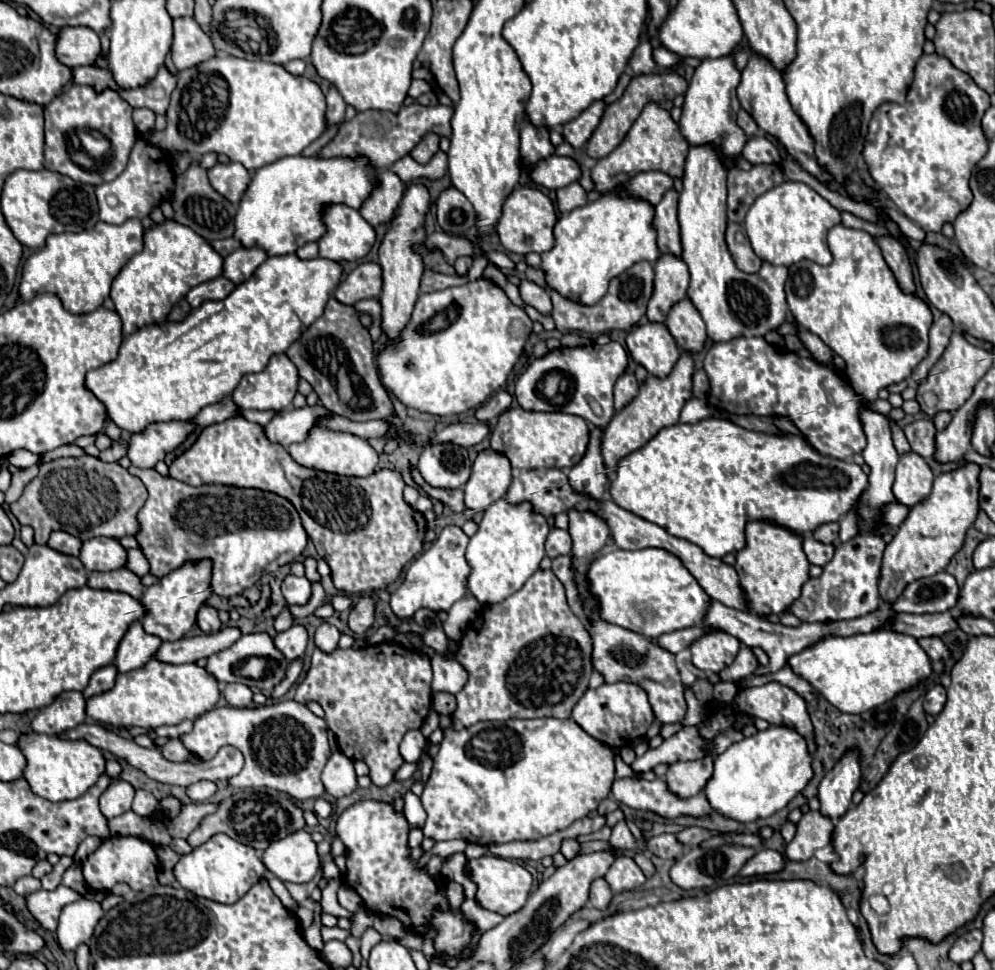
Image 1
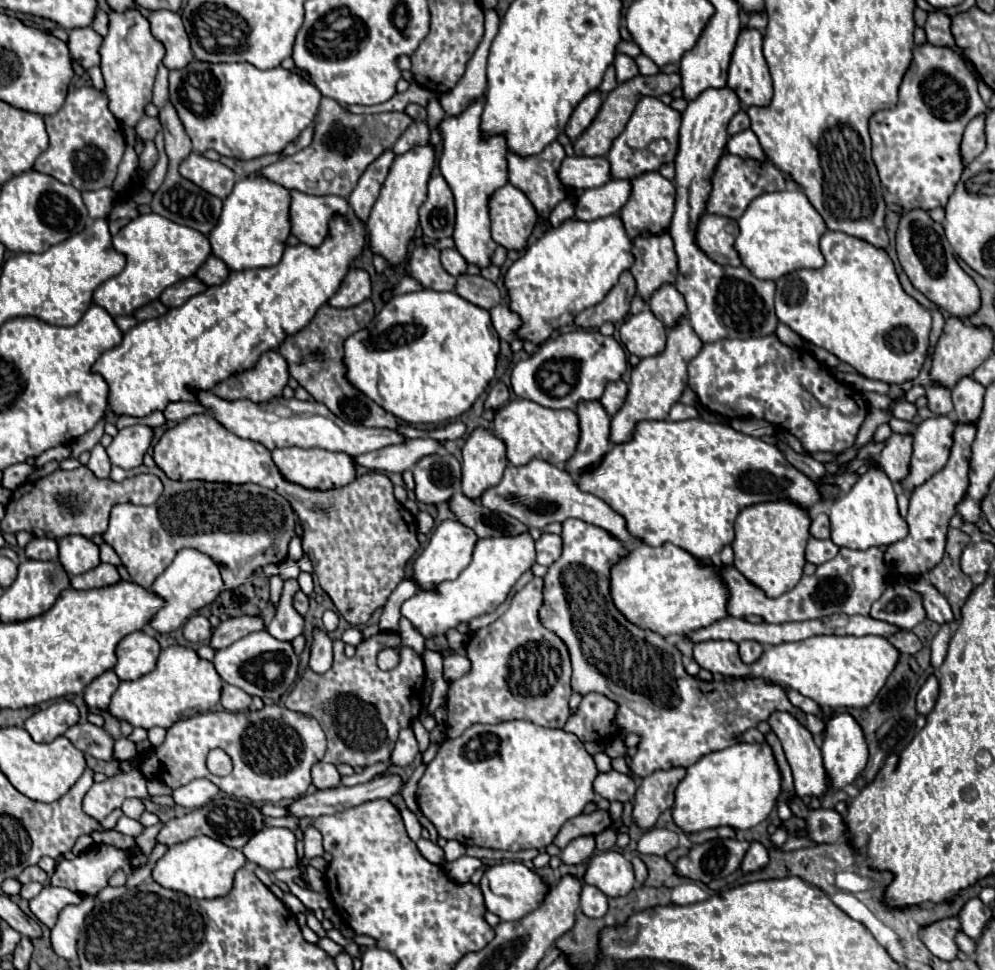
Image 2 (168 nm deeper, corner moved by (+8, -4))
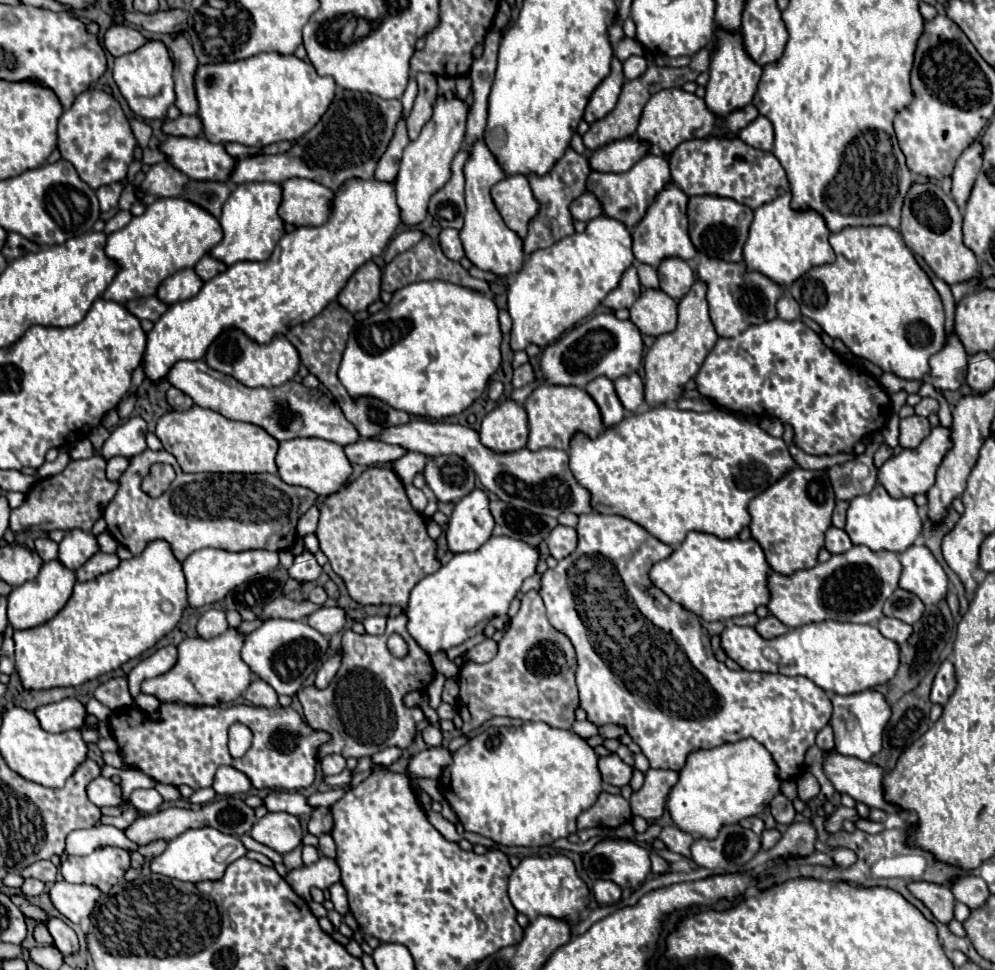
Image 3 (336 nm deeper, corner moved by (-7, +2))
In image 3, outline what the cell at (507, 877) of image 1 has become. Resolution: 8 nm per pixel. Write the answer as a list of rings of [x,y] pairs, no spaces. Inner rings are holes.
[[[556,854],[550,858],[540,856],[528,856],[524,858],[510,874],[508,878],[508,896],[514,904],[514,908],[528,916],[528,920],[534,920],[540,914],[562,918],[568,922],[578,920],[580,912],[590,902],[590,890],[576,874],[576,868],[570,858],[564,854]]]

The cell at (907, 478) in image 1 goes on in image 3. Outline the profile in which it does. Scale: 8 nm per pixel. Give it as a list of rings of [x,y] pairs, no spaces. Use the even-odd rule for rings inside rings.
[[[914,414],[910,418],[900,420],[900,438],[898,438],[900,446],[908,448],[908,450],[918,448],[920,442],[928,436],[930,430],[932,430],[930,422],[926,418],[922,418],[922,416]]]

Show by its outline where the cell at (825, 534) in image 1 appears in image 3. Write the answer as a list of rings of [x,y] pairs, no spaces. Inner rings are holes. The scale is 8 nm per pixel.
[[[836,502],[834,516],[832,516],[832,526],[836,526],[836,528],[844,528],[846,510],[848,510],[848,502]]]

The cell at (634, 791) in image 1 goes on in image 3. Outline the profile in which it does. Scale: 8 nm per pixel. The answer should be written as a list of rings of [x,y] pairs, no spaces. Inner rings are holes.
[[[610,754],[610,756],[600,758],[598,768],[600,768],[602,780],[606,784],[612,784],[612,786],[618,786],[618,788],[630,784],[632,772],[634,772],[634,768],[628,766],[628,764],[624,764],[616,754]]]

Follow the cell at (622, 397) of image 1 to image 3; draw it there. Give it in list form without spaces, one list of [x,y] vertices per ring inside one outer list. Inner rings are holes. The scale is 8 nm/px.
[[[636,372],[628,374],[628,376],[620,376],[614,382],[614,386],[616,386],[616,394],[626,410],[634,412],[644,404],[644,384]]]

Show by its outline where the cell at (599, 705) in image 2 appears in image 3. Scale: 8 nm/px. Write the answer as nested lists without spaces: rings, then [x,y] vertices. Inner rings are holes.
[[[584,720],[584,722],[574,722],[572,730],[574,730],[576,734],[580,734],[582,738],[592,738],[592,736],[598,734],[598,726],[592,724],[592,722],[588,722],[588,720]]]

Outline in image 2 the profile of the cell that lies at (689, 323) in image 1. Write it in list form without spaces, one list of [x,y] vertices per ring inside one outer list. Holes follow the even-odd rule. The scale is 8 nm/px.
[[[665,284],[665,286],[661,286],[659,290],[653,292],[653,296],[649,298],[649,310],[667,328],[671,328],[679,320],[679,316],[687,314],[685,298],[683,298],[683,294],[673,284]]]

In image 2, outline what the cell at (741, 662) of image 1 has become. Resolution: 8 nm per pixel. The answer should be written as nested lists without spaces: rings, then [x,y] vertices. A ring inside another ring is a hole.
[[[745,640],[745,642],[739,642],[739,654],[741,658],[751,664],[755,660],[759,660],[759,656],[763,654],[763,646],[759,642],[753,642],[753,640]]]

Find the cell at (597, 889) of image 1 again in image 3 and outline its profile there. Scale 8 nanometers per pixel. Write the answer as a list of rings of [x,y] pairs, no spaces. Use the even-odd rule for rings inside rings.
[[[596,880],[592,892],[594,892],[596,902],[602,906],[612,906],[612,904],[620,902],[620,894],[622,894],[620,886],[614,884],[612,880]]]

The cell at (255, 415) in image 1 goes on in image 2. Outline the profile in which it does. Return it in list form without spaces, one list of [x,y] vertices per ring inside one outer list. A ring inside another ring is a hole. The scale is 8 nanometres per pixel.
[[[169,402],[169,406],[163,410],[165,418],[169,422],[181,422],[193,414],[201,414],[205,412],[205,408],[197,402]]]

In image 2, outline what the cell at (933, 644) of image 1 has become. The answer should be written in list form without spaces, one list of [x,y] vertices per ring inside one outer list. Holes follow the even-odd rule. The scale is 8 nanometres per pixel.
[[[897,630],[895,634],[887,636],[887,640],[889,640],[889,644],[893,644],[901,654],[915,654],[915,652],[921,650],[919,638],[917,638],[913,632],[909,632],[909,630]]]

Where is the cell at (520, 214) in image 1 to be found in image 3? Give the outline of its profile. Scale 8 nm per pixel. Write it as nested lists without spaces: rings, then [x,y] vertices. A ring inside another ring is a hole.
[[[522,174],[508,176],[508,180],[502,180],[492,188],[492,198],[506,226],[524,238],[530,220],[540,212],[540,204],[532,194],[528,178]]]

